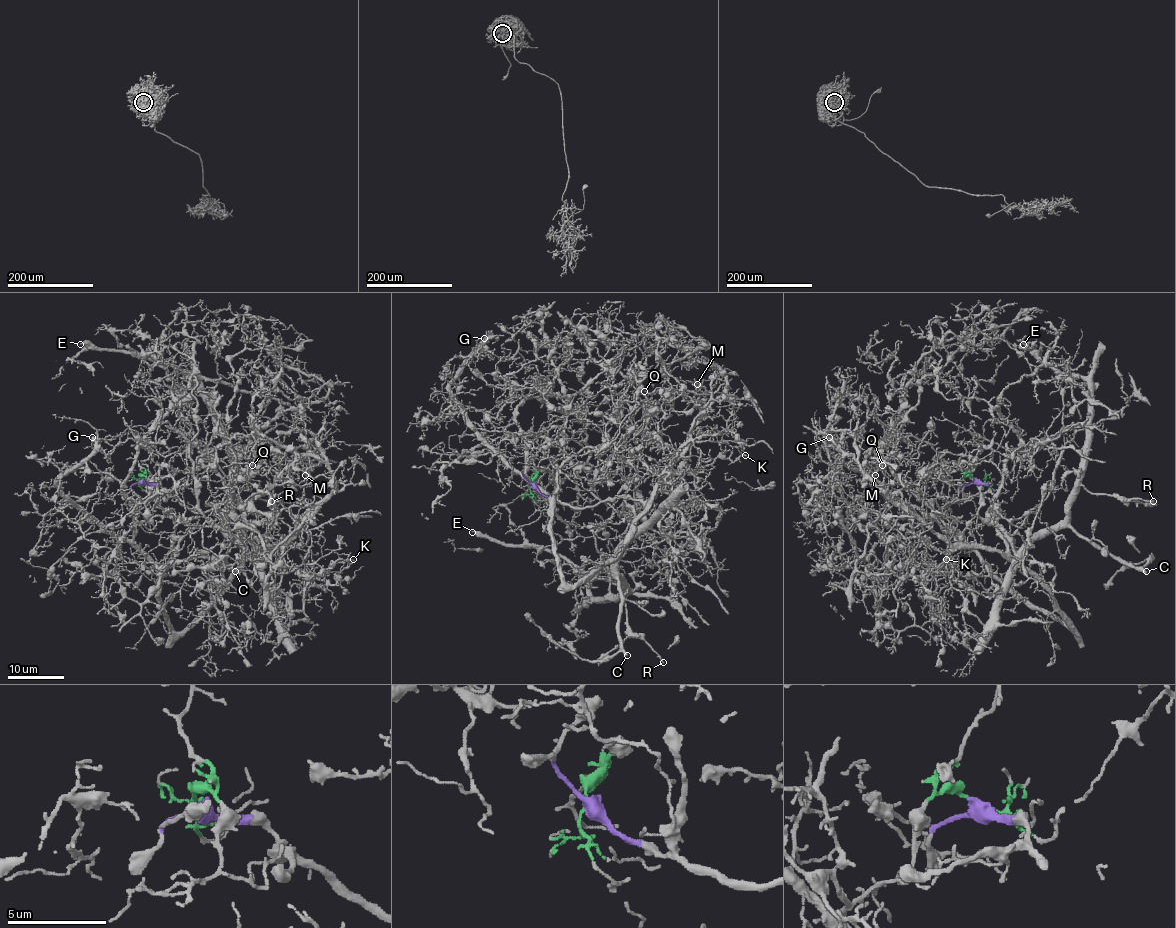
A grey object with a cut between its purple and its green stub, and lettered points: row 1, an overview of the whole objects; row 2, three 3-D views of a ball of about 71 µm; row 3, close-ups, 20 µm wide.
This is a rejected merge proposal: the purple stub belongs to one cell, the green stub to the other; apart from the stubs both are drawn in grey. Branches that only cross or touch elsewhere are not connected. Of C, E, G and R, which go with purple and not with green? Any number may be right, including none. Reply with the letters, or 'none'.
C, E, R

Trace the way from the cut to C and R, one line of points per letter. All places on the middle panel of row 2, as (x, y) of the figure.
C: (533, 486), (578, 507), (627, 497), (643, 504), (643, 527), (620, 550), (619, 641), (627, 655)
R: (533, 486), (582, 507), (637, 499), (644, 524), (620, 550), (617, 564), (627, 589), (626, 624), (664, 662)

